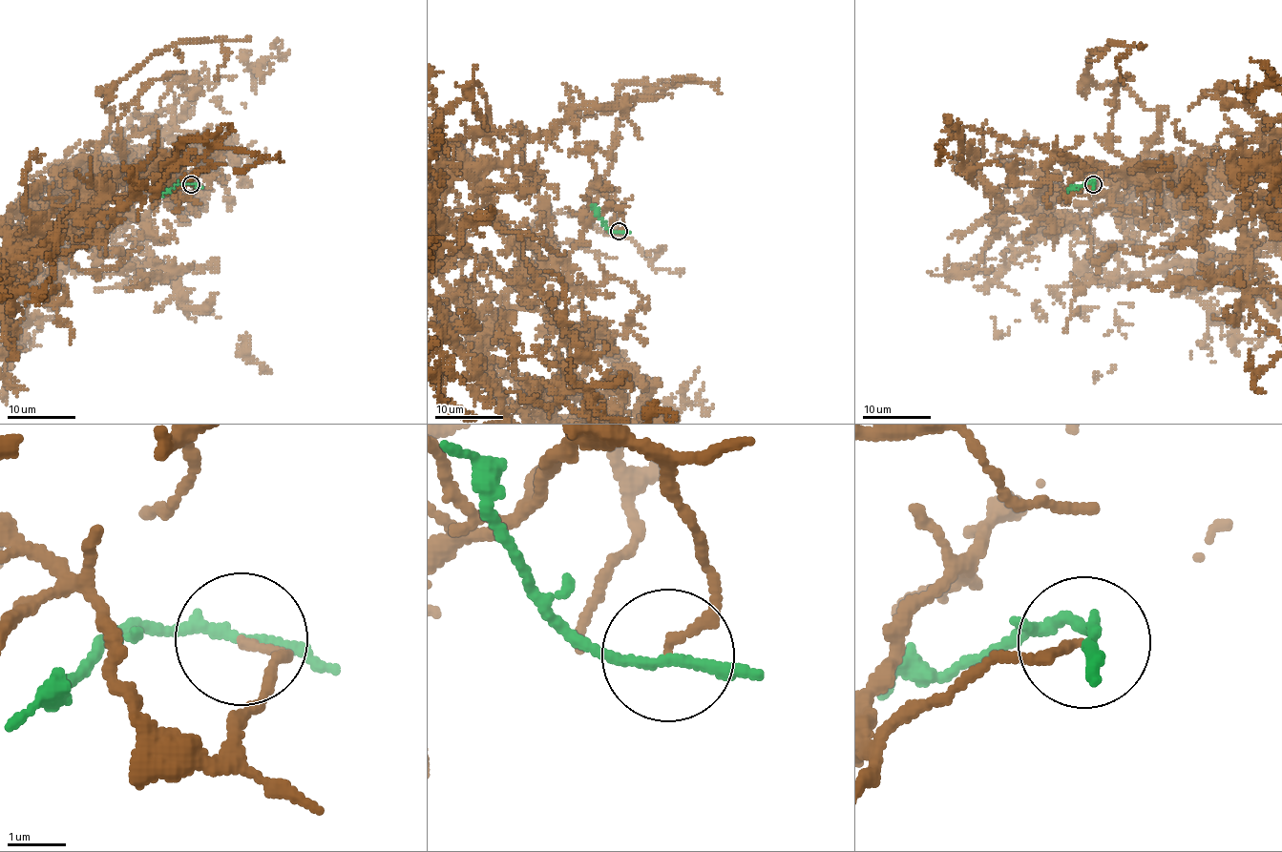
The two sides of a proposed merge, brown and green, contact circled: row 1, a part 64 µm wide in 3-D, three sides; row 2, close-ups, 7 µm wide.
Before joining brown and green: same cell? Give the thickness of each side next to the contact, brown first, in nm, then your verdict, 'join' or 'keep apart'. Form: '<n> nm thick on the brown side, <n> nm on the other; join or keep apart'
140 nm thick on the brown side, 160 nm on the other; keep apart

